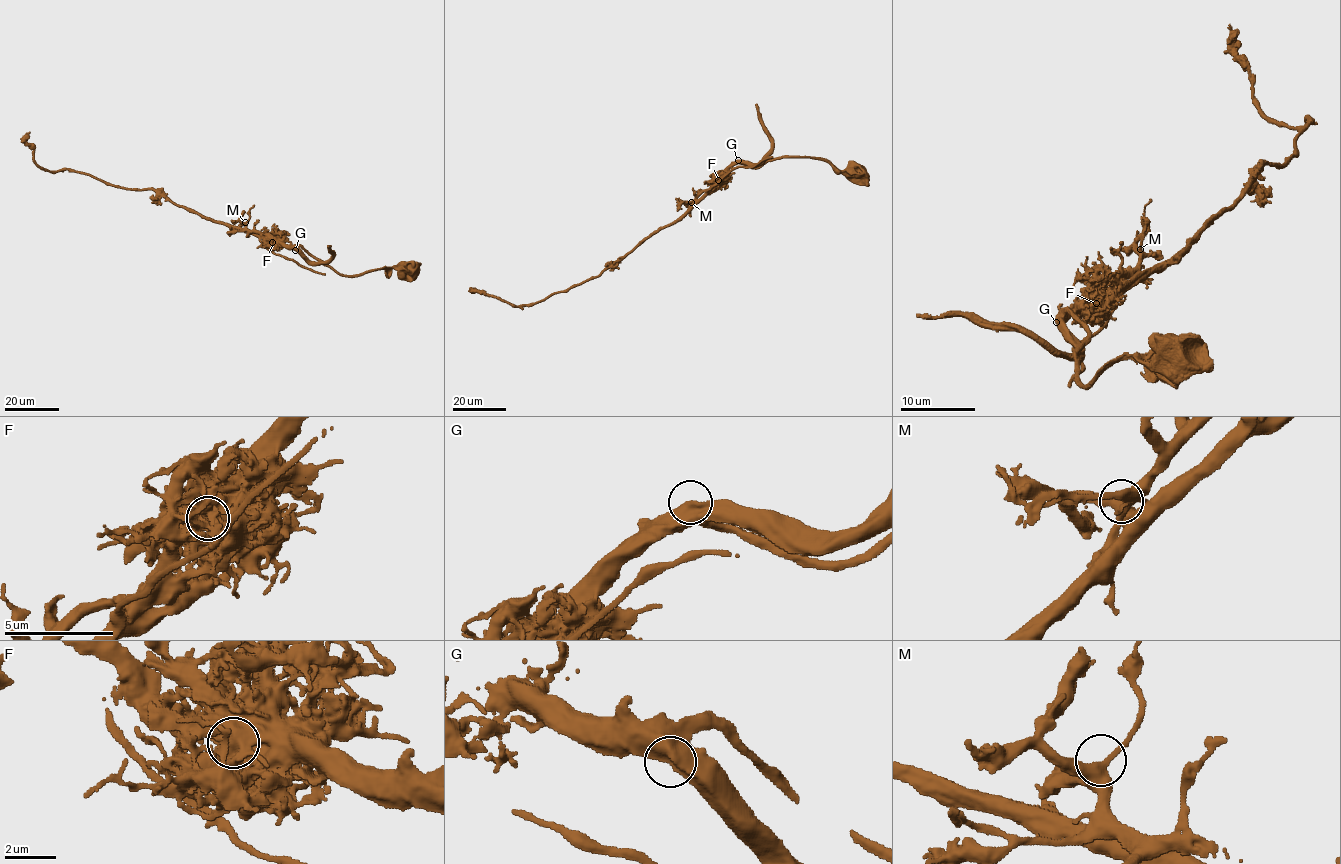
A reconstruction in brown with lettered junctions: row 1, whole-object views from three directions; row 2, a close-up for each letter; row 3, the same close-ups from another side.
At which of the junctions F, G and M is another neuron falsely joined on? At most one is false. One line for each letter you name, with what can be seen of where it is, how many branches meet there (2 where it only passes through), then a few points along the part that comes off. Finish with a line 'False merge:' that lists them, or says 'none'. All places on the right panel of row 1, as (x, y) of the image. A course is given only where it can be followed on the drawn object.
F: (1096, 303) | 4 | (1095, 303), (1173, 261), (1264, 163), (1281, 167), (1294, 151), (1308, 119), (1289, 127), (1259, 108), (1230, 24)
False merge: F

